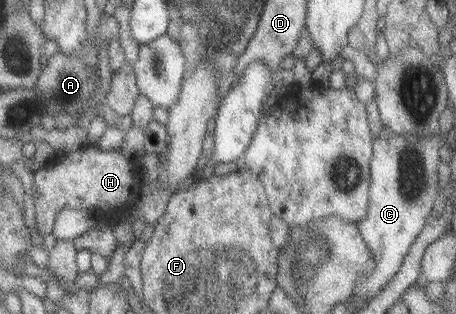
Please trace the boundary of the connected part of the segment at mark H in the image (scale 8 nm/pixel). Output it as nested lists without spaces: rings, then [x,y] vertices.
[[[87,138],[87,142],[84,142],[83,147],[74,150],[73,152],[65,152],[65,154],[59,154],[59,152],[53,151],[53,156],[45,162],[45,165],[41,168],[34,171],[33,175],[33,184],[32,184],[32,196],[33,200],[33,208],[34,208],[34,217],[35,217],[35,227],[36,230],[41,236],[47,236],[47,234],[52,234],[52,224],[58,210],[63,210],[63,208],[69,208],[69,210],[90,210],[91,214],[93,214],[93,218],[99,222],[99,226],[97,228],[91,228],[91,230],[109,230],[112,232],[114,226],[119,226],[119,224],[125,224],[125,228],[127,228],[127,232],[129,232],[129,238],[125,240],[125,242],[119,242],[117,238],[115,238],[115,242],[117,242],[117,246],[120,244],[126,243],[132,239],[130,234],[132,233],[131,227],[128,225],[128,222],[125,222],[124,217],[130,213],[130,209],[133,208],[134,204],[137,202],[137,198],[139,198],[139,190],[141,190],[141,180],[139,174],[139,159],[135,158],[136,160],[129,160],[125,158],[118,150],[111,149],[111,150],[103,150],[101,148],[97,148],[96,145],[93,145],[92,140]]]

